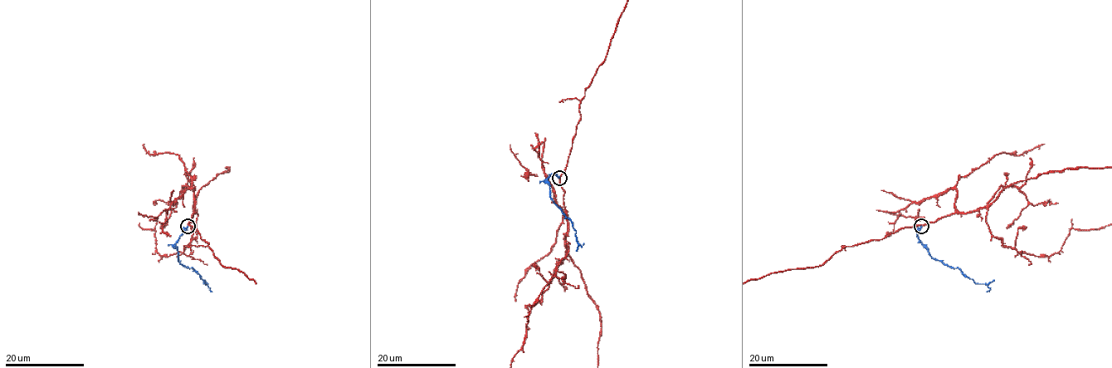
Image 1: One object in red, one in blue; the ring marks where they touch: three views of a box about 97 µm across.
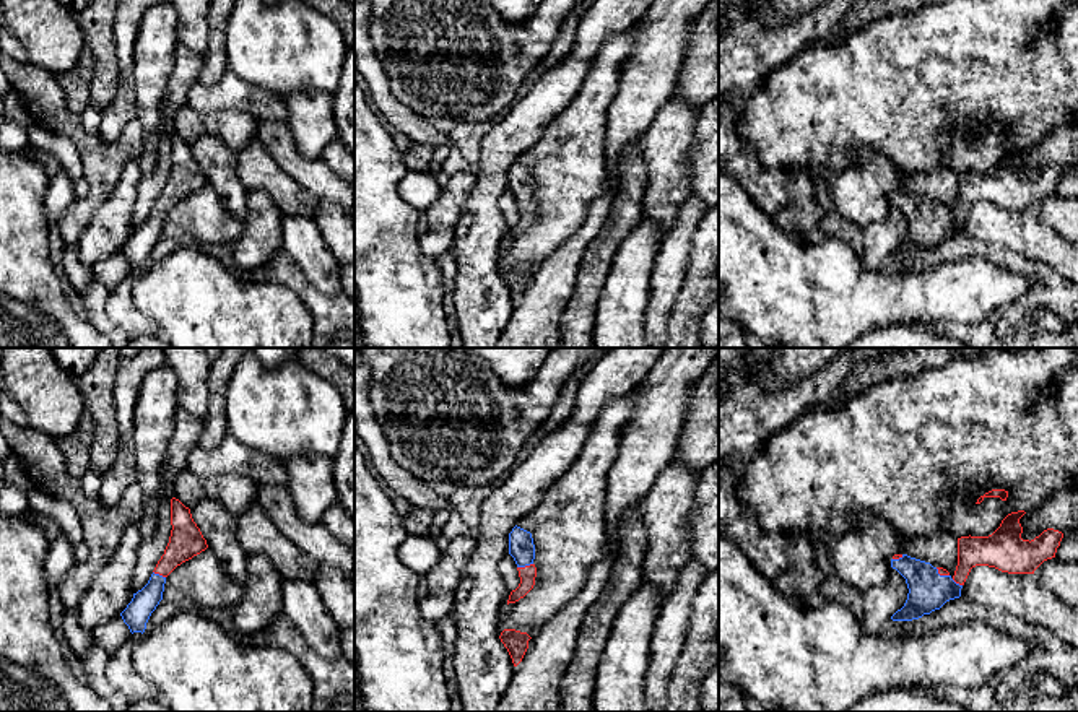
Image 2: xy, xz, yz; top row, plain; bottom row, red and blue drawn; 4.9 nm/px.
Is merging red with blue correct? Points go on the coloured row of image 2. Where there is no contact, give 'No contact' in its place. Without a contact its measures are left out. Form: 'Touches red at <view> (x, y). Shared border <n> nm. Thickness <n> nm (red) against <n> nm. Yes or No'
Touches red at xz (525, 566). Shared border 80 nm. Thickness 90 nm (red) against 130 nm. Yes

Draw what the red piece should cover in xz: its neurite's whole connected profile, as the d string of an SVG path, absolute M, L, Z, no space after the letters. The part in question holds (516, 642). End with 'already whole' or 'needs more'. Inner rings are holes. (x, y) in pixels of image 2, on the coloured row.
M504 629L499 636L501 642L504 644L504 647L507 649L514 666L517 666L527 649L528 649L528 640L532 639L527 632L520 632L515 629Z | already whole

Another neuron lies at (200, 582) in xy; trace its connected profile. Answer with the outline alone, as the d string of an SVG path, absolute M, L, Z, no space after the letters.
M206 548L166 577L163 600L210 613L233 610L242 593L242 584L236 582Z

